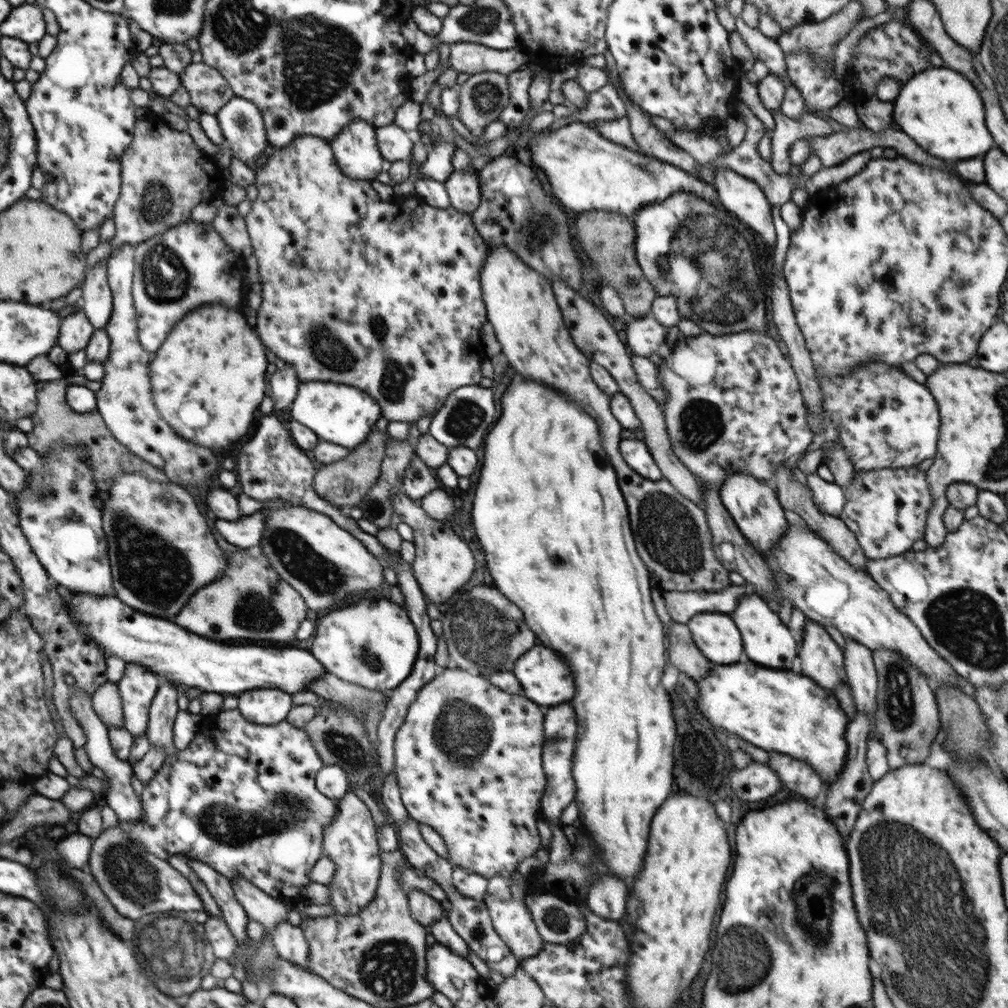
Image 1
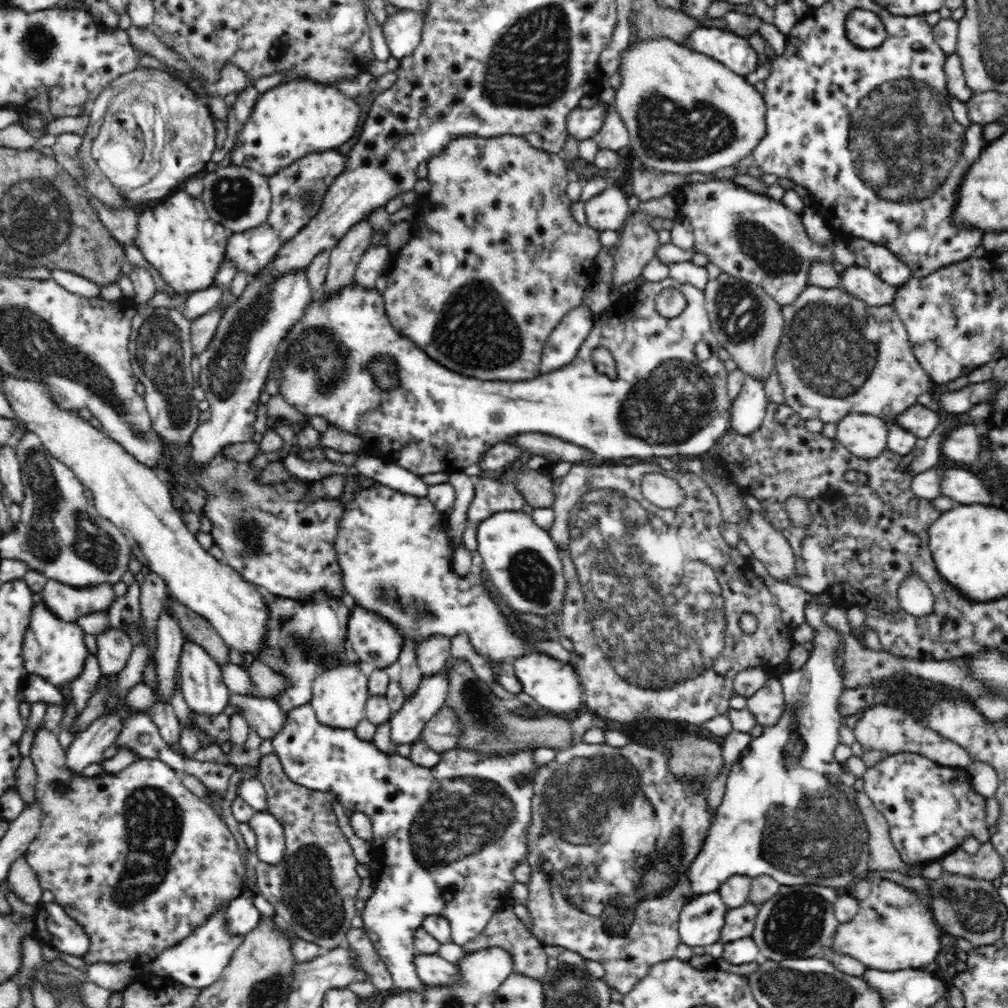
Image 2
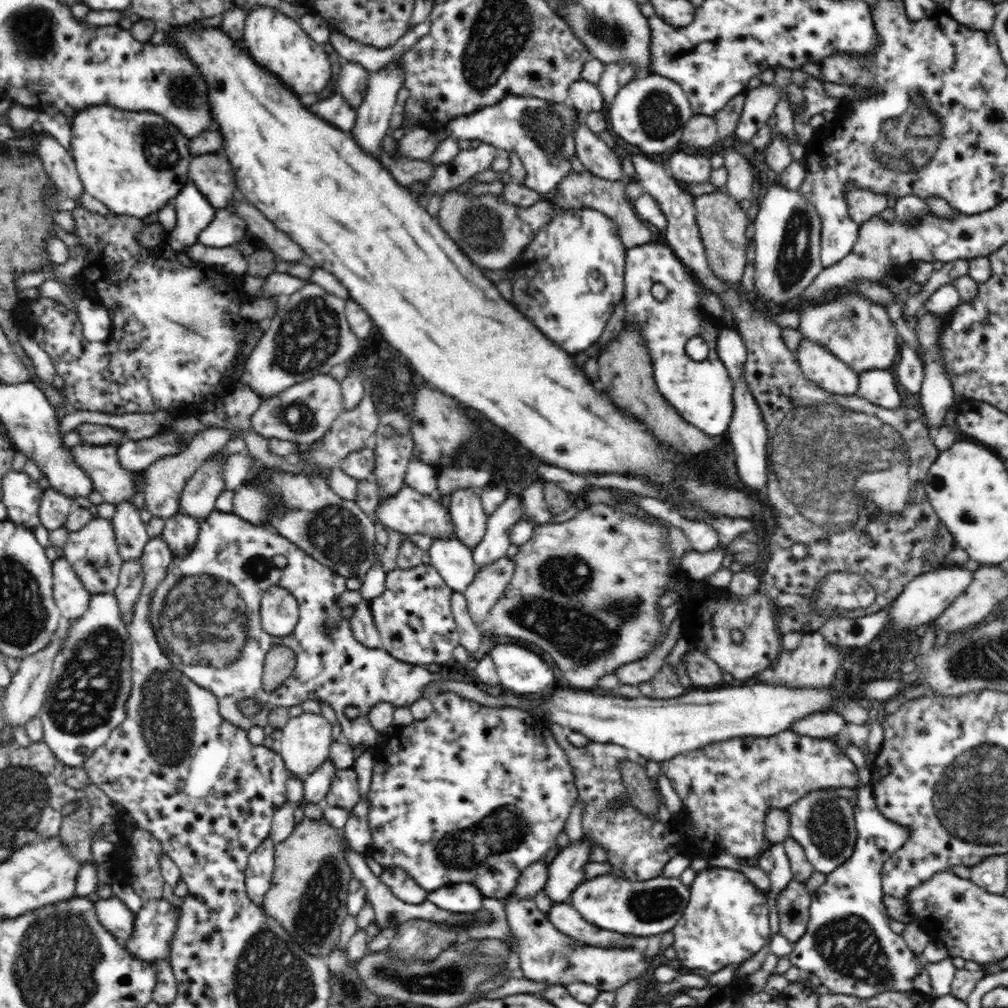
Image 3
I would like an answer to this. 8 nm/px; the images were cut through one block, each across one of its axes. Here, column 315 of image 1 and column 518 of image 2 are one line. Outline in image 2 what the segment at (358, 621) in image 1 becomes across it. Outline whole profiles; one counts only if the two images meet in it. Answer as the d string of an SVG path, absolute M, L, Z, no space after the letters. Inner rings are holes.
M378 483L374 484L372 487L368 487L367 489L362 489L359 493L357 493L355 497L346 505L346 510L344 510L342 518L340 518L335 543L336 563L340 565L342 579L344 579L344 587L346 587L346 591L348 591L350 596L353 598L354 604L358 603L358 605L368 609L368 611L378 613L378 615L382 615L384 619L388 619L388 621L390 621L390 623L392 623L392 625L399 630L402 638L410 638L410 640L420 642L432 635L442 635L452 638L461 632L465 632L469 636L474 650L488 661L495 660L496 662L499 662L499 664L507 663L508 661L513 662L515 658L536 651L536 653L548 654L552 656L552 658L560 660L560 662L573 664L576 656L574 656L570 646L567 644L556 644L554 640L550 642L550 639L528 640L525 636L520 638L520 636L516 634L516 631L520 629L518 628L518 624L516 624L517 621L512 617L505 616L502 613L500 607L498 607L498 604L494 601L493 595L490 594L490 592L482 584L480 573L478 573L478 575L469 573L464 577L460 577L453 571L452 560L454 549L452 549L452 544L449 540L448 534L446 534L446 526L444 526L444 524L446 524L446 522L444 522L442 514L440 514L440 511L434 506L433 502L430 502L430 499L428 499L427 496L424 498L418 498L418 496L406 494Z

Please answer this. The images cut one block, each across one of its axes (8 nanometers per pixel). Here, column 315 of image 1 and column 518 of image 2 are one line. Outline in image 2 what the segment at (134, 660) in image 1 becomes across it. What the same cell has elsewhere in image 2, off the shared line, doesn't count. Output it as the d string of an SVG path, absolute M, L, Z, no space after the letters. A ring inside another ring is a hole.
M528 653L513 660L516 677L522 690L534 698L537 706L548 710L551 714L578 711L583 704L583 688L573 664L566 664L544 653Z

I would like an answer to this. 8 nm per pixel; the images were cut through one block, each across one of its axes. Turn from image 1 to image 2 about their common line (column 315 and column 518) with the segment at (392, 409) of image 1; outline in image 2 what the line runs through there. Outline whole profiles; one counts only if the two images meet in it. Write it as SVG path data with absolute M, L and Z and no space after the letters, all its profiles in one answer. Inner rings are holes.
M502 135L497 137L458 136L446 144L446 148L427 160L430 189L427 192L428 206L424 206L422 220L410 222L412 238L396 252L388 271L388 286L381 292L385 311L392 328L402 336L409 338L432 360L464 376L480 380L522 380L533 379L539 375L541 354L546 339L556 325L573 308L582 304L583 294L595 279L595 256L600 250L599 232L587 224L580 225L570 212L570 200L565 190L570 181L567 165L559 153L549 153L534 148L524 137Z

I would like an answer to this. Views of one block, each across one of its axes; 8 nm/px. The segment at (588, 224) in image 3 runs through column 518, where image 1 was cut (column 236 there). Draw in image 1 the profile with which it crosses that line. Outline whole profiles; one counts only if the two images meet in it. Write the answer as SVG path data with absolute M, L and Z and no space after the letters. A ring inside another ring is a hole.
M187 220L169 228L162 235L145 240L135 246L135 269L133 272L132 294L138 316L139 336L142 345L154 356L172 333L176 322L202 304L226 304L226 308L243 310L246 308L244 280L240 278L240 268L236 264L238 256L231 251L223 236L210 224Z

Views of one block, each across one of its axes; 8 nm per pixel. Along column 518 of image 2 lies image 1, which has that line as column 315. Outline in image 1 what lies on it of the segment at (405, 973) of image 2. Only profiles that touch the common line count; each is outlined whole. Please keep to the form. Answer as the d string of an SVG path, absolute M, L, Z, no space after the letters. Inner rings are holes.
M238 708L219 711L214 727L210 729L210 740L214 742L215 748L194 748L194 739L192 739L188 748L178 751L176 754L168 754L154 778L144 787L141 798L143 817L135 823L119 821L119 826L127 832L128 839L139 840L148 852L155 854L158 858L168 860L178 852L187 854L189 858L195 858L217 869L222 876L228 877L231 881L234 878L234 880L246 880L246 882L254 884L274 899L296 898L298 892L302 892L302 887L312 884L309 870L323 855L323 832L328 828L337 811L337 801L324 796L315 785L315 776L323 767L323 760L318 756L305 729L295 727L286 720L280 721L278 724L256 724L246 720Z

